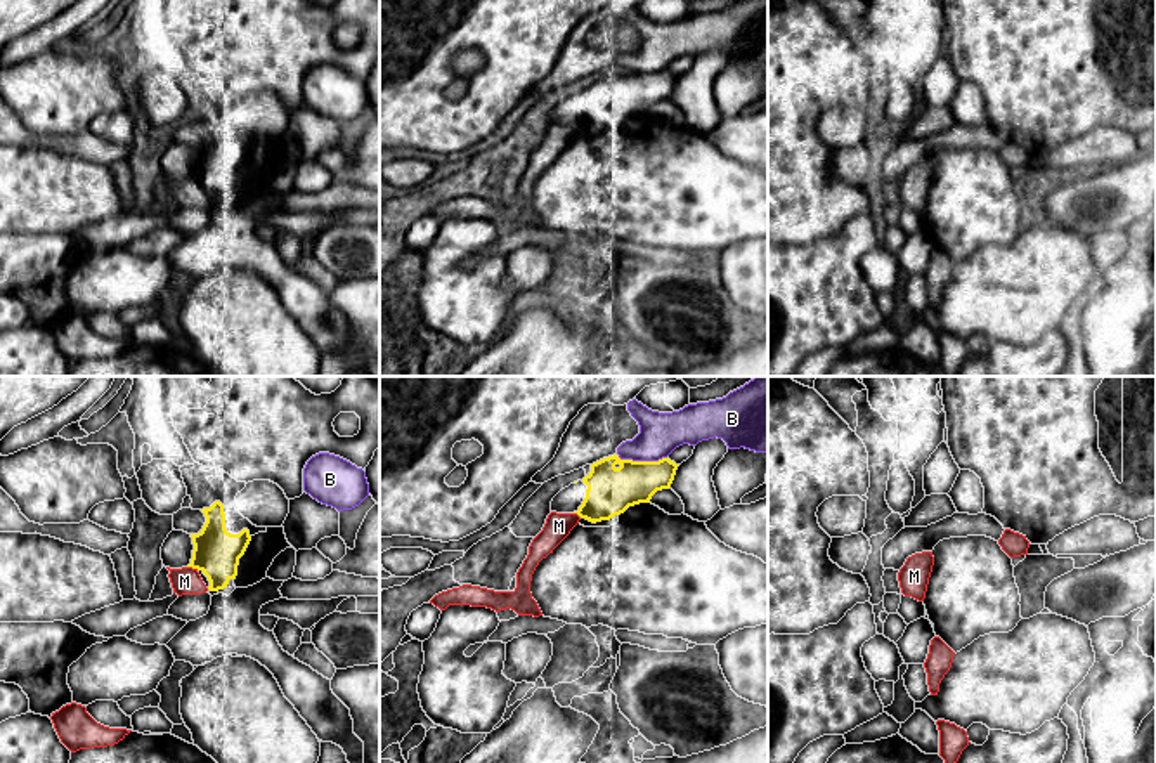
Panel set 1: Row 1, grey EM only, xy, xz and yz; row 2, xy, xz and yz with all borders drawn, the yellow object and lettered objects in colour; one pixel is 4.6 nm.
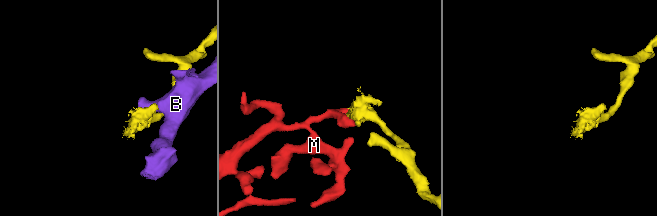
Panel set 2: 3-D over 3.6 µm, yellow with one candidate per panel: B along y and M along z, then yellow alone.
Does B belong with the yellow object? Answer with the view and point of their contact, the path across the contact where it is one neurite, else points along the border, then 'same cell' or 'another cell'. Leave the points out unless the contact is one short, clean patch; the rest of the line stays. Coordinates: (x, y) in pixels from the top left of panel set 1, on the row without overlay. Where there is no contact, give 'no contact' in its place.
contact xz (642, 73); another cell

